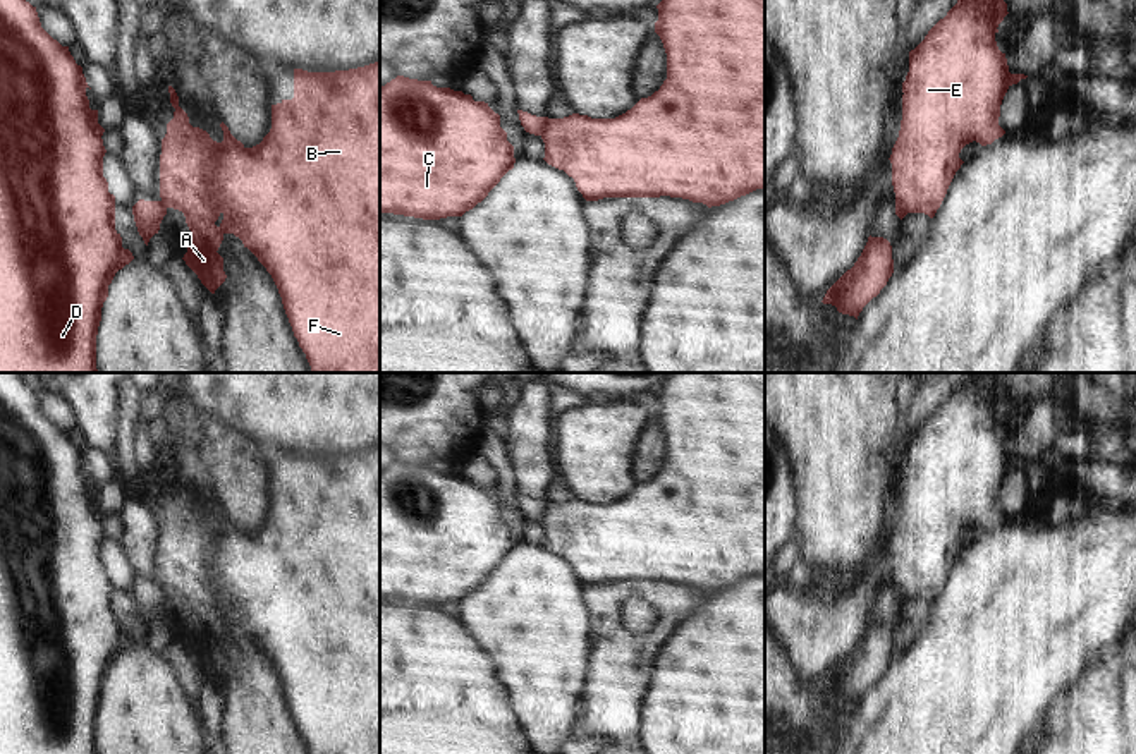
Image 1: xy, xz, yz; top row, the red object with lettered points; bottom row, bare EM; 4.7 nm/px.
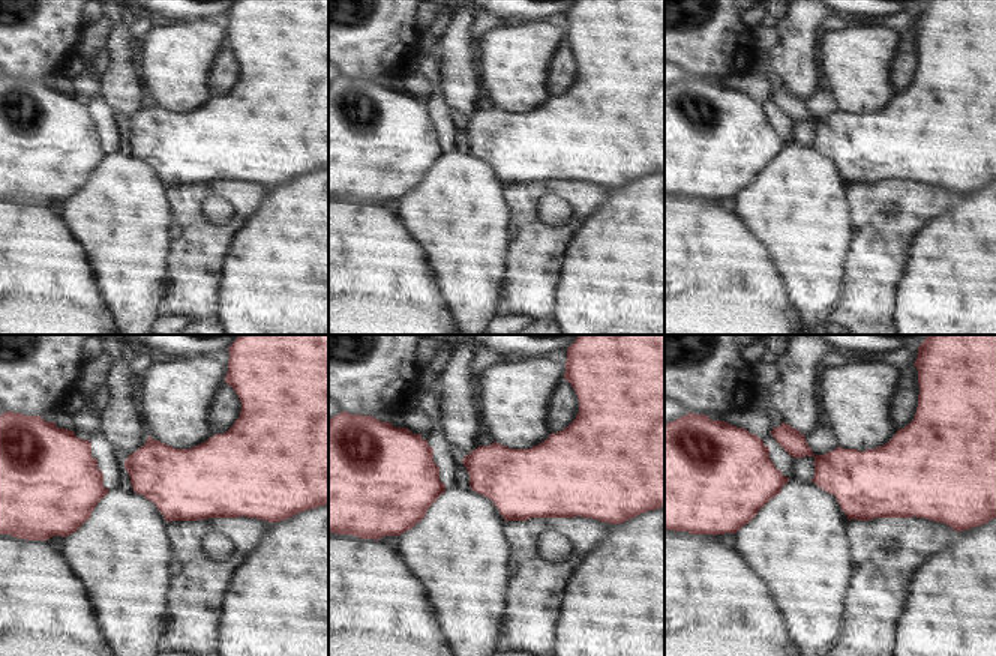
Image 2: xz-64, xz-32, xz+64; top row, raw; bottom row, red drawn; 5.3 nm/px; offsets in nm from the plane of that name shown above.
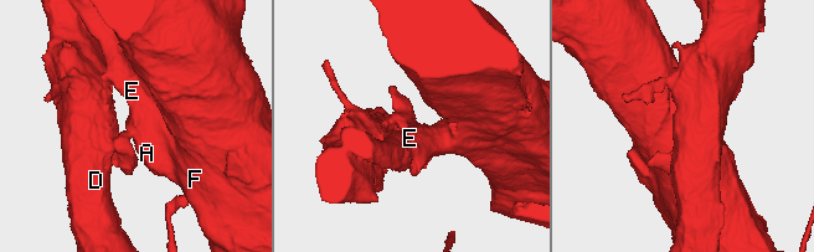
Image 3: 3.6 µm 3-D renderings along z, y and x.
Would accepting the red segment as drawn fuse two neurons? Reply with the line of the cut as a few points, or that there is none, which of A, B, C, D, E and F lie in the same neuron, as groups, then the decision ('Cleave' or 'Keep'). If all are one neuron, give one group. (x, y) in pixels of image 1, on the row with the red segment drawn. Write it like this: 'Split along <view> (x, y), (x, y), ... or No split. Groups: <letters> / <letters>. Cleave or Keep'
Split along xz (550, 119), (538, 134). Groups: A B E F / C D. Cleave

